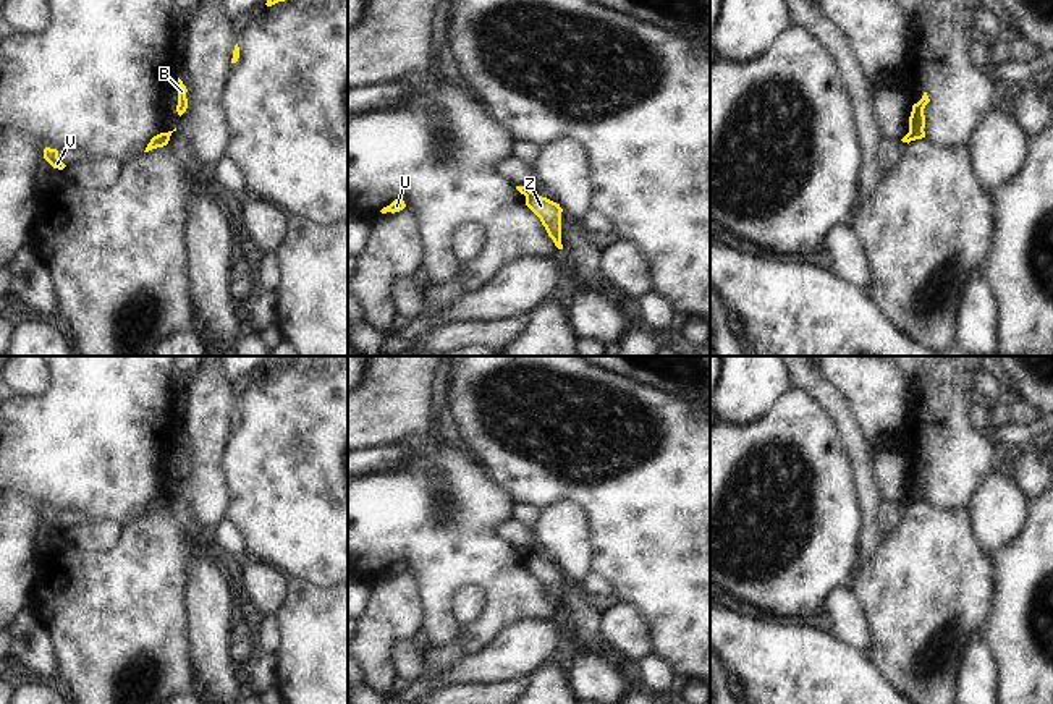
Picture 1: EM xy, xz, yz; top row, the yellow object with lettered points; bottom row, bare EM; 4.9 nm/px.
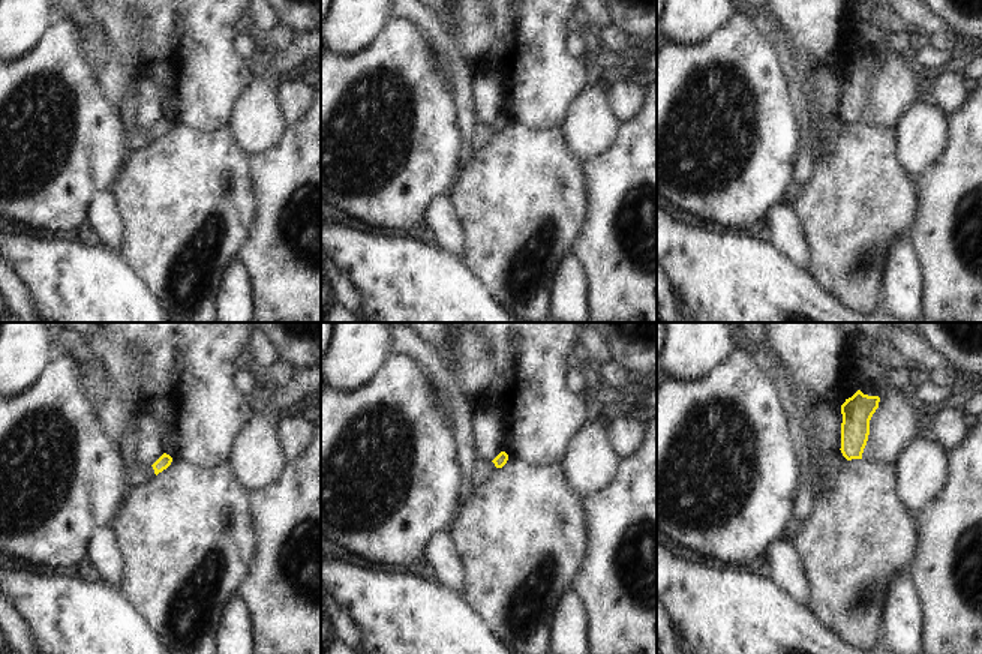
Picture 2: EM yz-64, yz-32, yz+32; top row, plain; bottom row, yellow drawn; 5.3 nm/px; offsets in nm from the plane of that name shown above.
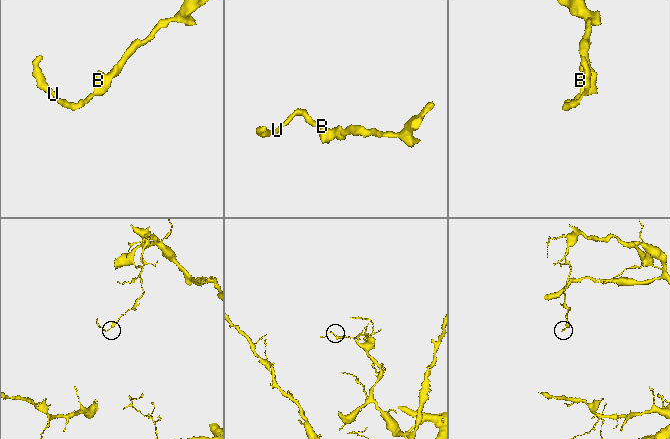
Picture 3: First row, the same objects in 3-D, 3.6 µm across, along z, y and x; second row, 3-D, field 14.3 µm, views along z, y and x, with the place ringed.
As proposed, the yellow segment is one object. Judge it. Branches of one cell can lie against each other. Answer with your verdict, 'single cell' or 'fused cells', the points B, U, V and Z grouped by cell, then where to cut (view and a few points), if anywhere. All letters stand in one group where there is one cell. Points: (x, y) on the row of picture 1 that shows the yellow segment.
fused cells; groups B Z / U V; cut yz (906, 135), (913, 139)

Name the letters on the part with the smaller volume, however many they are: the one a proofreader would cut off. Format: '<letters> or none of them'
U, V

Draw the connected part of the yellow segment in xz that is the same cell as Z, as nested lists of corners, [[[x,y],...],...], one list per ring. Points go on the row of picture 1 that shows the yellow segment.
[[[529,191],[526,194],[526,206],[540,218],[548,236],[553,240],[558,249],[563,249],[561,244],[561,212],[560,204]]]

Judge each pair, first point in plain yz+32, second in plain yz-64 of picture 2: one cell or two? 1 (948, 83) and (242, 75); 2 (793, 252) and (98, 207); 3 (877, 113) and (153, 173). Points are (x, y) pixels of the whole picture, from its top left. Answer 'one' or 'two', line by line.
1: two
2: one
3: two

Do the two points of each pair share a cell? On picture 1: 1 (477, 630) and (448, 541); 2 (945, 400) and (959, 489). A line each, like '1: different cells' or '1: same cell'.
1: same cell
2: same cell

